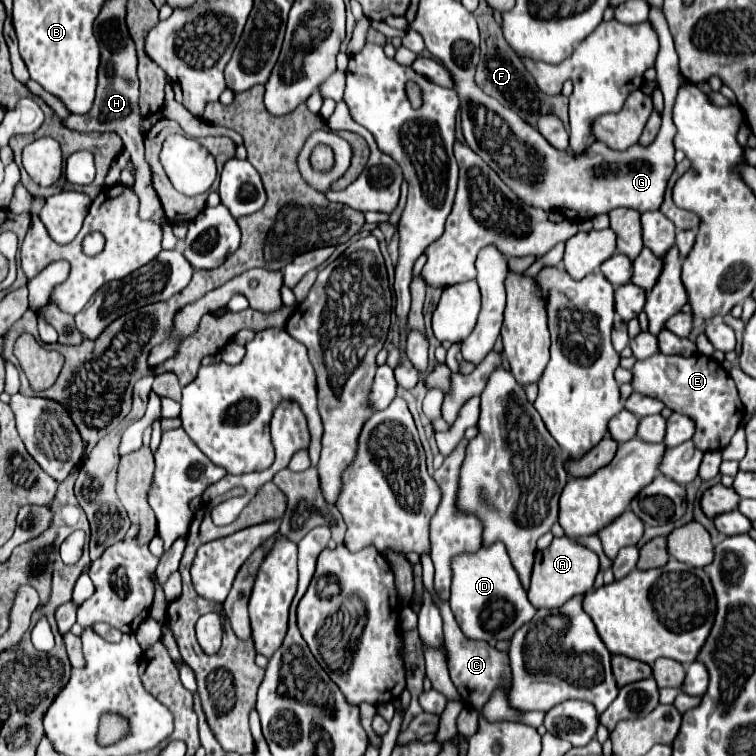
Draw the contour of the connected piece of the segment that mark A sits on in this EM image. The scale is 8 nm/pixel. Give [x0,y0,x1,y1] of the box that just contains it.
[528,537,598,609]

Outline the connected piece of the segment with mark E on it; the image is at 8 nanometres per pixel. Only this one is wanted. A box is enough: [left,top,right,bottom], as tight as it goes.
[632,353,744,451]

